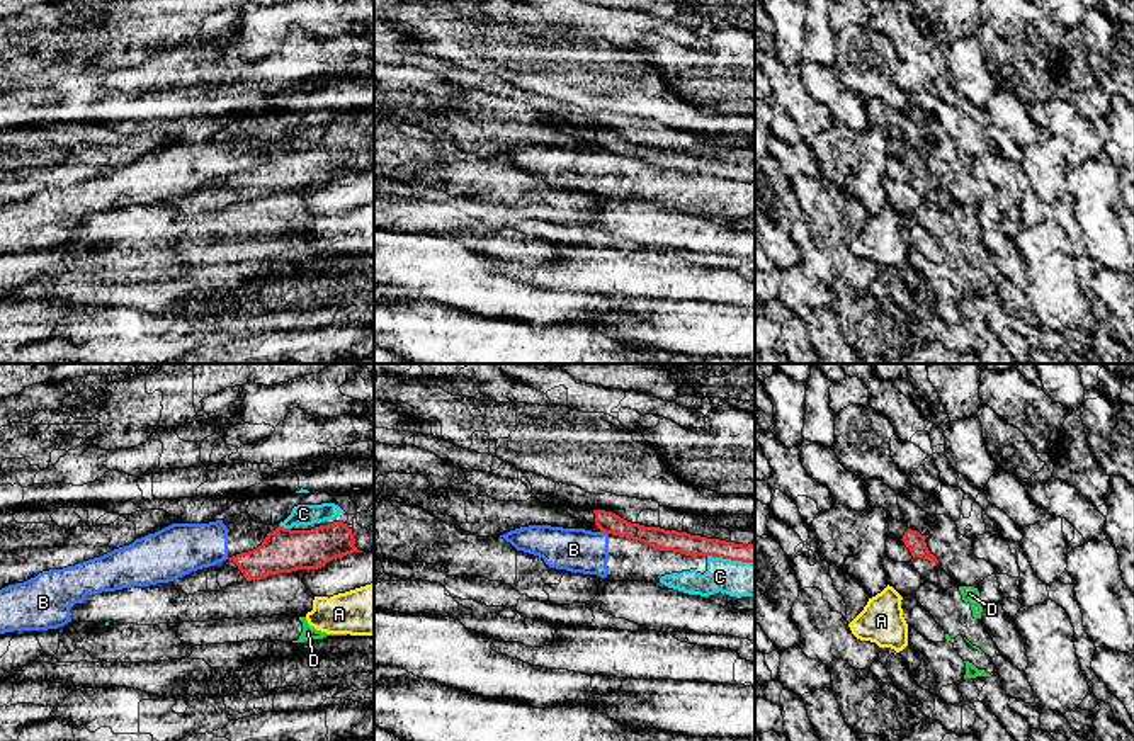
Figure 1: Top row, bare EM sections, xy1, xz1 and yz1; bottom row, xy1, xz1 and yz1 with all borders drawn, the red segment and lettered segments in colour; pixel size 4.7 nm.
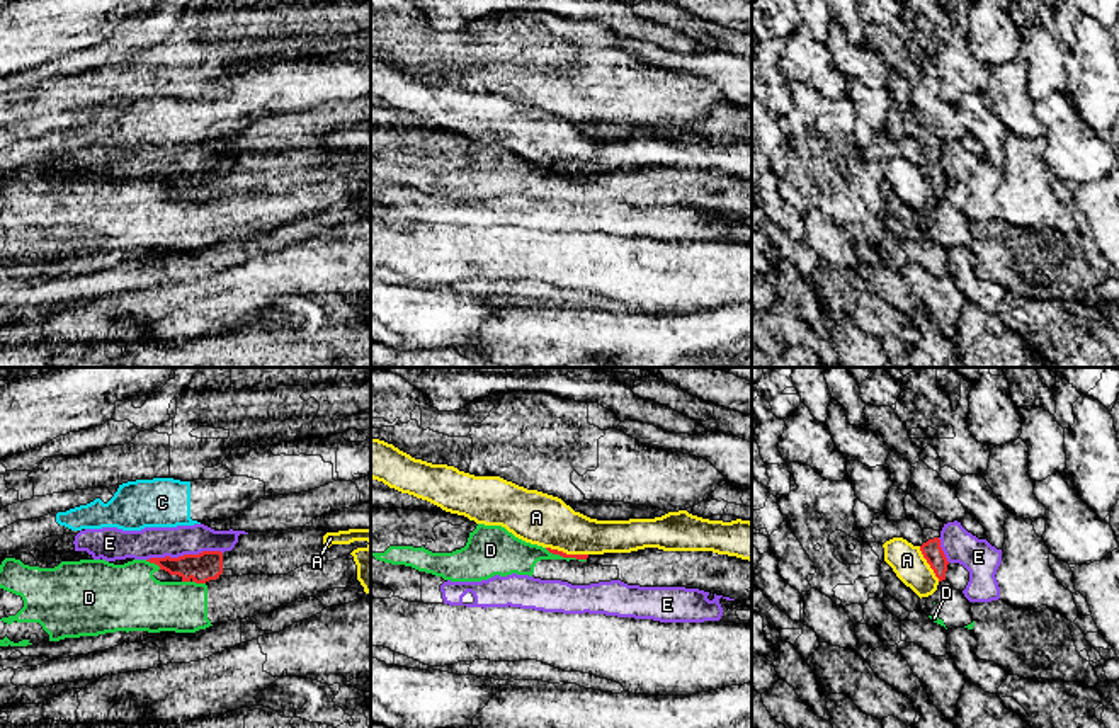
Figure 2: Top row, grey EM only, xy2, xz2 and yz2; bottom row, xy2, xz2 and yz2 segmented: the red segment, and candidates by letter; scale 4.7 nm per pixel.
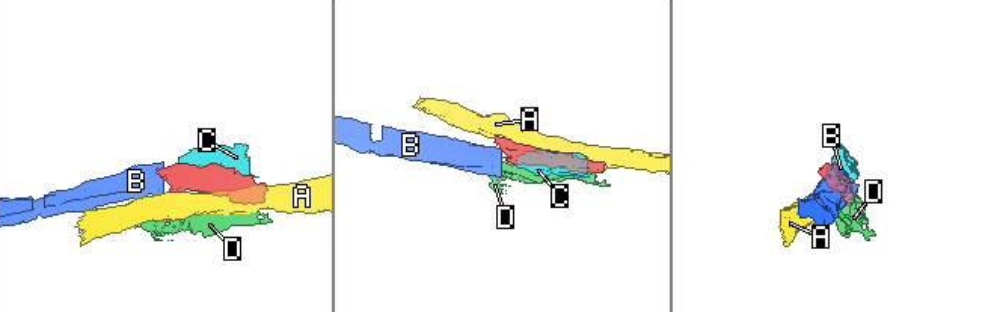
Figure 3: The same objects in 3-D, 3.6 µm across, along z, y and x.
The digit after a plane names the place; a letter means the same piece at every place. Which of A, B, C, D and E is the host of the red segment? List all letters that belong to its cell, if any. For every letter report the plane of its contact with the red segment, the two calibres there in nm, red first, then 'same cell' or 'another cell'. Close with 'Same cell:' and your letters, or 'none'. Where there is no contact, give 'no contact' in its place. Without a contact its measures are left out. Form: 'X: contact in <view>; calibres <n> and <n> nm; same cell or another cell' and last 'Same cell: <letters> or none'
A: contact in xz2; calibres 30 and 240 nm; another cell
B: contact in xz1; calibres 100 and 200 nm; another cell
C: contact in xy1; calibres 200 and 100 nm; another cell
D: contact in xz2; calibres 30 and 170 nm; another cell
E: contact in xy2; calibres 140 and 140 nm; another cell
Same cell: none

